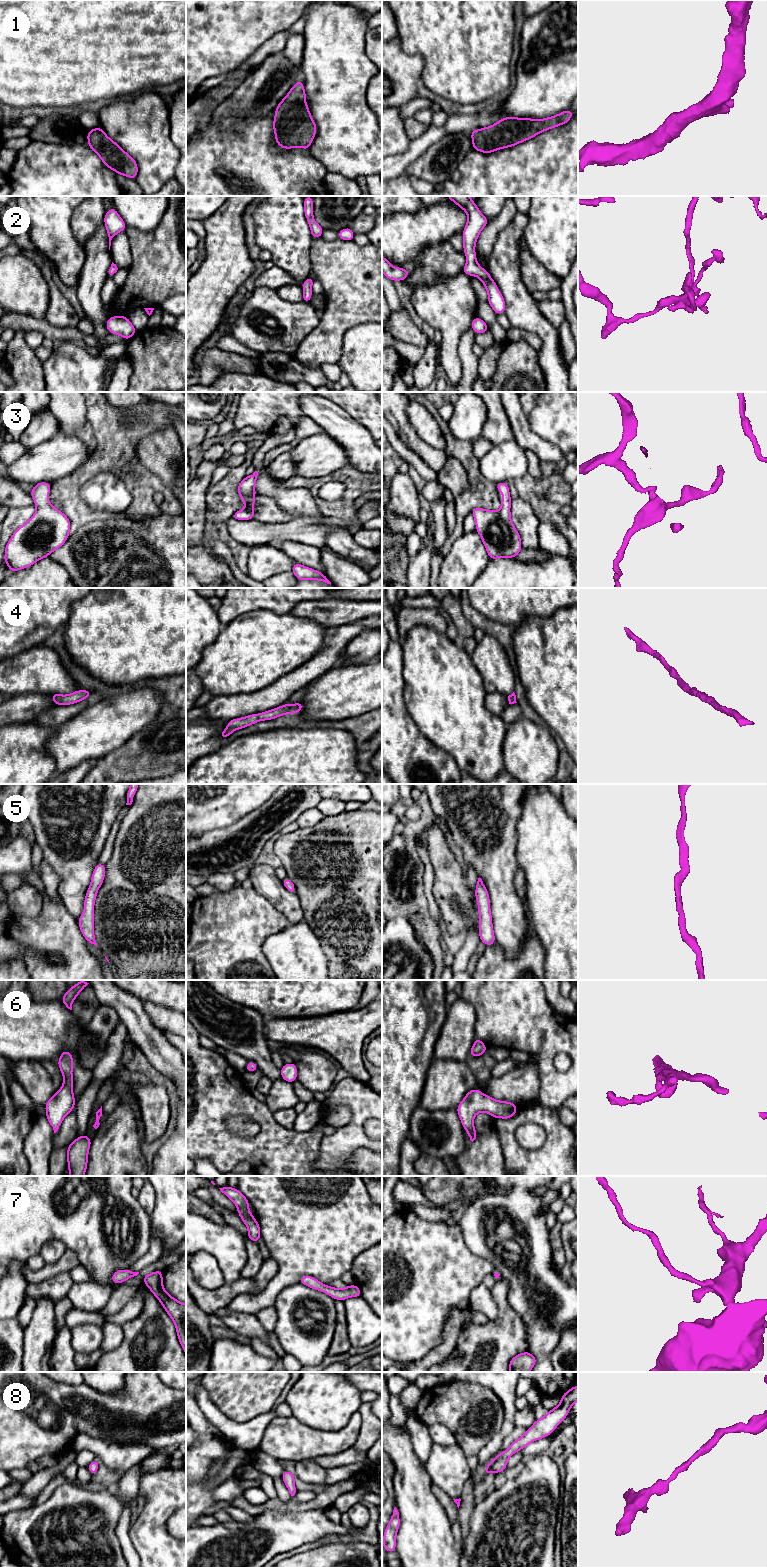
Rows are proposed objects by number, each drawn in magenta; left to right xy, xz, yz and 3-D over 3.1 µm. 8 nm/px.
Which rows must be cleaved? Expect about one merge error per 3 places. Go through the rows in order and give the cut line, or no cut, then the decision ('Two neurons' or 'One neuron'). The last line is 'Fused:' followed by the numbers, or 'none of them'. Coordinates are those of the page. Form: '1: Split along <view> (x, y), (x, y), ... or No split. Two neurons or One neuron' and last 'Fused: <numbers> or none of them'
1: No split. One neuron
2: No split. One neuron
3: No split. One neuron
4: No split. One neuron
5: No split. One neuron
6: No split. One neuron
7: No split. One neuron
8: No split. One neuron
Fused: none of them

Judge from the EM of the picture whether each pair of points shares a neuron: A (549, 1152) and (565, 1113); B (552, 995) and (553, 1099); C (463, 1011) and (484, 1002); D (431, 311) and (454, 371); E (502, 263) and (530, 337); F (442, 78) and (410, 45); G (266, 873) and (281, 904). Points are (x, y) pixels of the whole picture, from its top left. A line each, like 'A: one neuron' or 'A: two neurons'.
A: two neurons
B: two neurons
C: two neurons
D: one neuron
E: two neurons
F: one neuron
G: one neuron

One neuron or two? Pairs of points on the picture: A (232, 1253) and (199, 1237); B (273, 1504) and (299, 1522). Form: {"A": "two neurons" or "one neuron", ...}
{"A": "one neuron", "B": "two neurons"}

